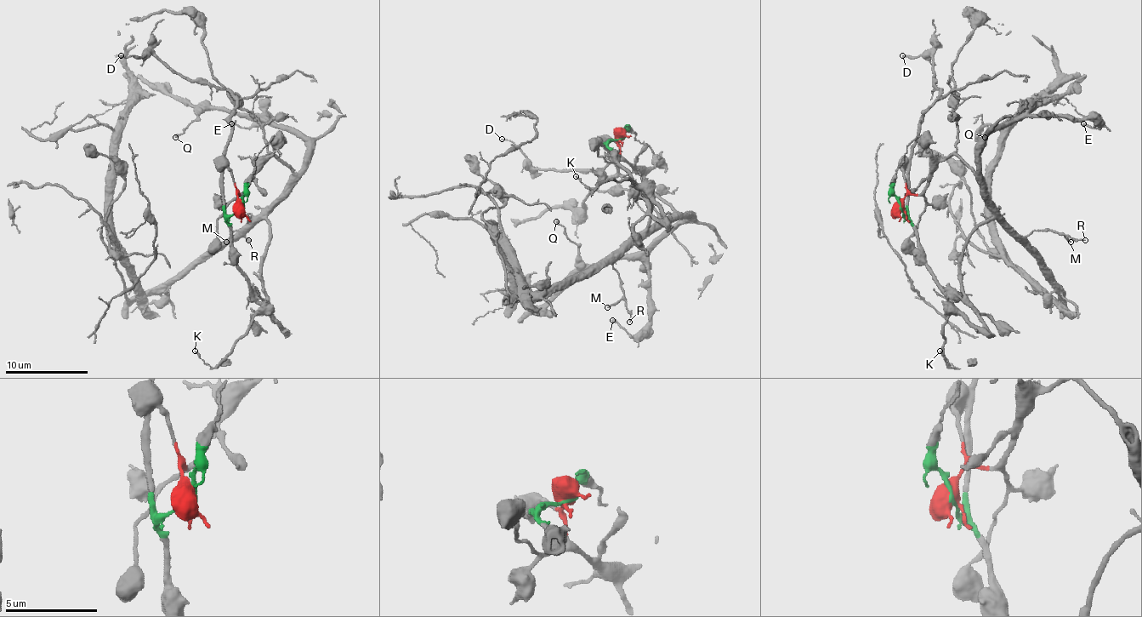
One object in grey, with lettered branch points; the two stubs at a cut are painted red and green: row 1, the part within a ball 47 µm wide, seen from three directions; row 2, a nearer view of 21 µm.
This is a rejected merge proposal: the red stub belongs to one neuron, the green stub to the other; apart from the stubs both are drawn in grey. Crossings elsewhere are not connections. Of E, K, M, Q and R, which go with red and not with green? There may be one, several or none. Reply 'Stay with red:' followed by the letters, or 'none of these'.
Stay with red: E, M, Q, R

